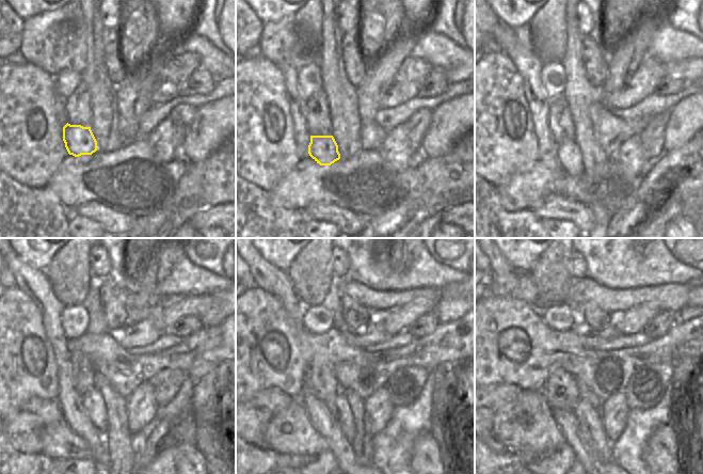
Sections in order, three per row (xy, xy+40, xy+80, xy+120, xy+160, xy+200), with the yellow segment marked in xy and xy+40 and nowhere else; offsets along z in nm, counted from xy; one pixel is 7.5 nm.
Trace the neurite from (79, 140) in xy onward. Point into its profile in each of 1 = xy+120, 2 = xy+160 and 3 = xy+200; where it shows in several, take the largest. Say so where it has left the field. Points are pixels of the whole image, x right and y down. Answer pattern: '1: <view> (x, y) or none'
1: xy+120 (93, 401)
2: xy+160 (338, 406)
3: xy+200 (589, 420)

